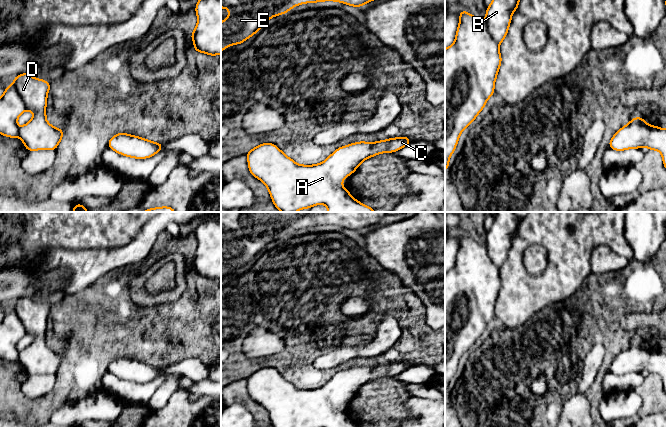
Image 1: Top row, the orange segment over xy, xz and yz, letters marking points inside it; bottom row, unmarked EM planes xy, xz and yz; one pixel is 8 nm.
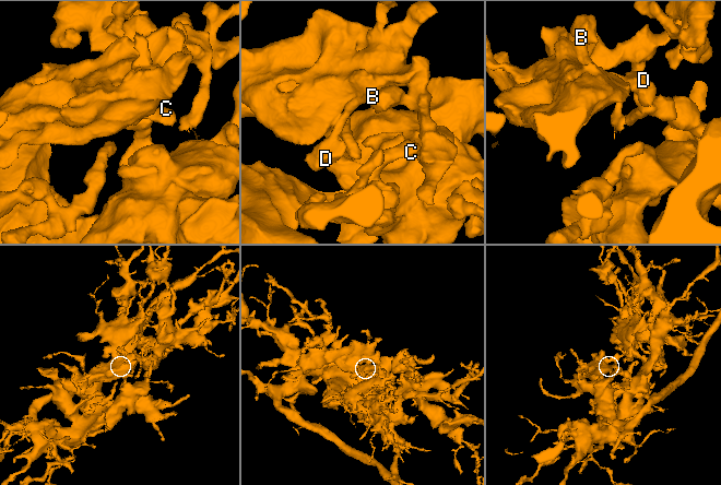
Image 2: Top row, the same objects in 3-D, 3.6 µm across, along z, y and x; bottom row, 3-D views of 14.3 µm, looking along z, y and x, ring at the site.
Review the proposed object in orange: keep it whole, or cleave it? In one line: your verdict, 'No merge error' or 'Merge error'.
No merge error

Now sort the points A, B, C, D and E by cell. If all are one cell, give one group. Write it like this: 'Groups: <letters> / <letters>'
Groups: A B C D E

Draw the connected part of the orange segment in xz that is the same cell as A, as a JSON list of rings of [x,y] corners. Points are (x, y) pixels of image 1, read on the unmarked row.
[[[409,361],[389,362],[368,367],[348,368],[336,373],[325,385],[316,389],[299,389],[287,381],[275,368],[263,367],[247,378],[250,397],[268,412],[273,427],[360,427],[341,407],[366,383],[379,377],[400,374],[412,365]]]

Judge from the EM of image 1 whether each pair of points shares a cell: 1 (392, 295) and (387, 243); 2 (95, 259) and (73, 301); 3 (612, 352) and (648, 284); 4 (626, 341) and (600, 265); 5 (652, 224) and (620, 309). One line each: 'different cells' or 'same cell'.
1: different cells
2: different cells
3: same cell
4: different cells
5: different cells

